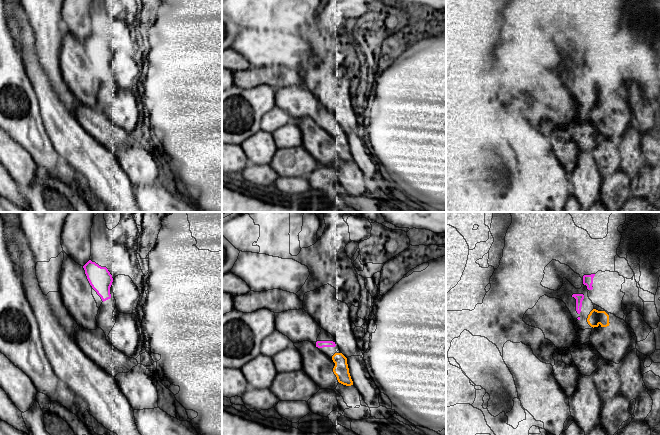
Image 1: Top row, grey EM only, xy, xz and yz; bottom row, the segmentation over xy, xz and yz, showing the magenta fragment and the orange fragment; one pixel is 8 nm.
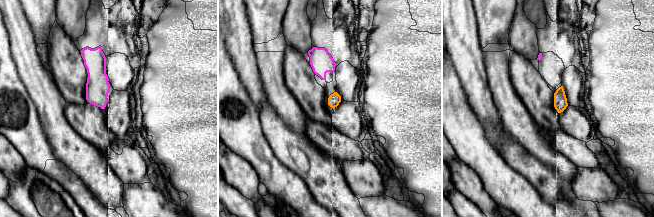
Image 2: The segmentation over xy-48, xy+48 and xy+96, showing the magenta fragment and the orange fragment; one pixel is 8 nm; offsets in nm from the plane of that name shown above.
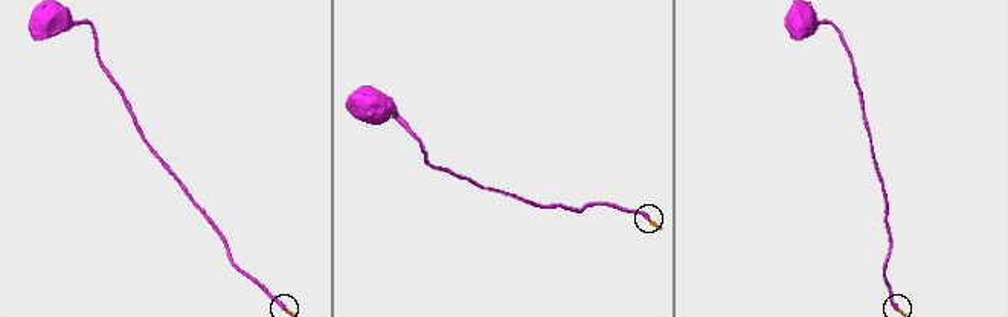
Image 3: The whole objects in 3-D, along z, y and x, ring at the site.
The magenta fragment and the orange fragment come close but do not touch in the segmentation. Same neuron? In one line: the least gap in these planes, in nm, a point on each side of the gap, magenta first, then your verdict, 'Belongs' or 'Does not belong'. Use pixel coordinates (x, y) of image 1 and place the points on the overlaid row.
Distance 60 nm. Across: xz (334, 346), (335, 353). Belongs

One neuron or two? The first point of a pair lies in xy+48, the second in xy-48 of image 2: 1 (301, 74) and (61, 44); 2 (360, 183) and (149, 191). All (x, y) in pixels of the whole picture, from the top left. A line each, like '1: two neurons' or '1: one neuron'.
1: one neuron
2: two neurons

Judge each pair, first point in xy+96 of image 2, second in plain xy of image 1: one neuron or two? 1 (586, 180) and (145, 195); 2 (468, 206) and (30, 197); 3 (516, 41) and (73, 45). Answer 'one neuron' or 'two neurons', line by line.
1: two neurons
2: two neurons
3: two neurons

